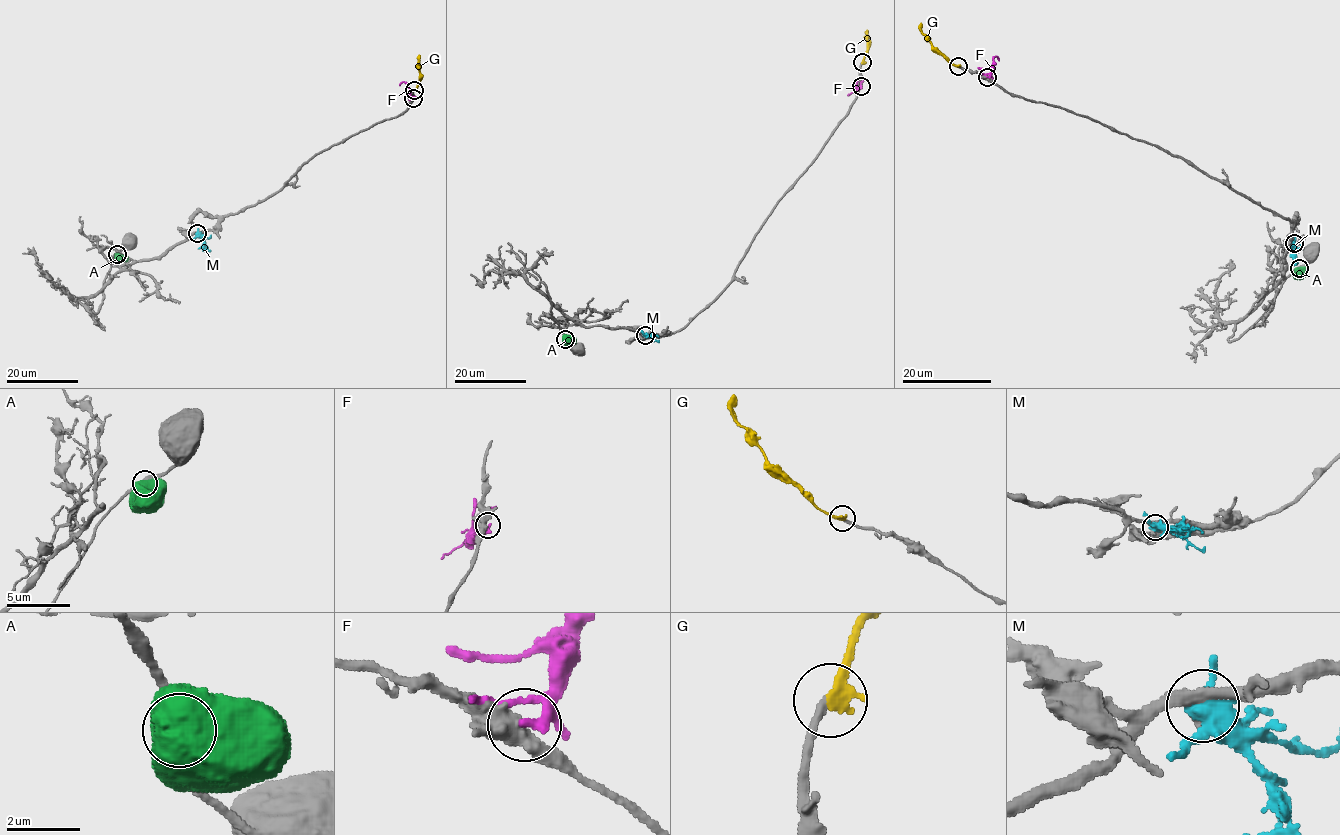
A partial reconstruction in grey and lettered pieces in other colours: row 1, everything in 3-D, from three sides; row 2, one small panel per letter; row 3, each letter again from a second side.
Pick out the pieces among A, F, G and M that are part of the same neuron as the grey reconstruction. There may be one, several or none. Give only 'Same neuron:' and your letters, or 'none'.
Same neuron: G

